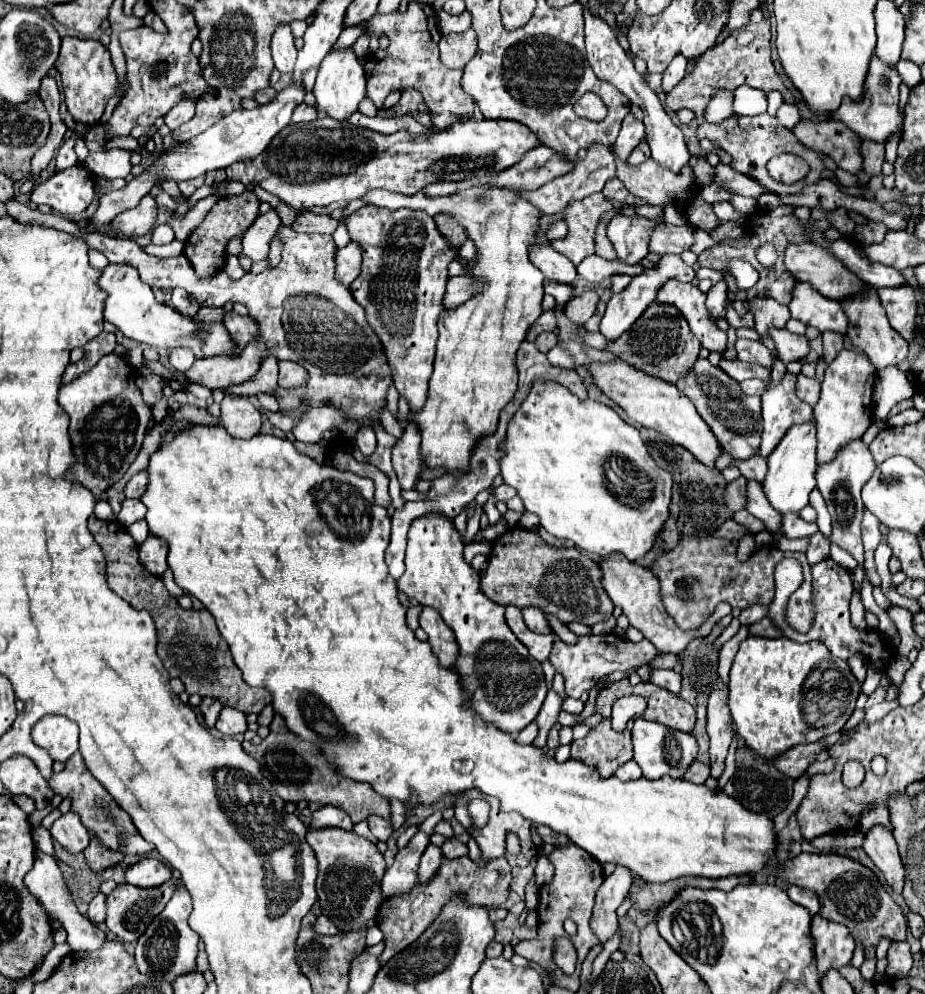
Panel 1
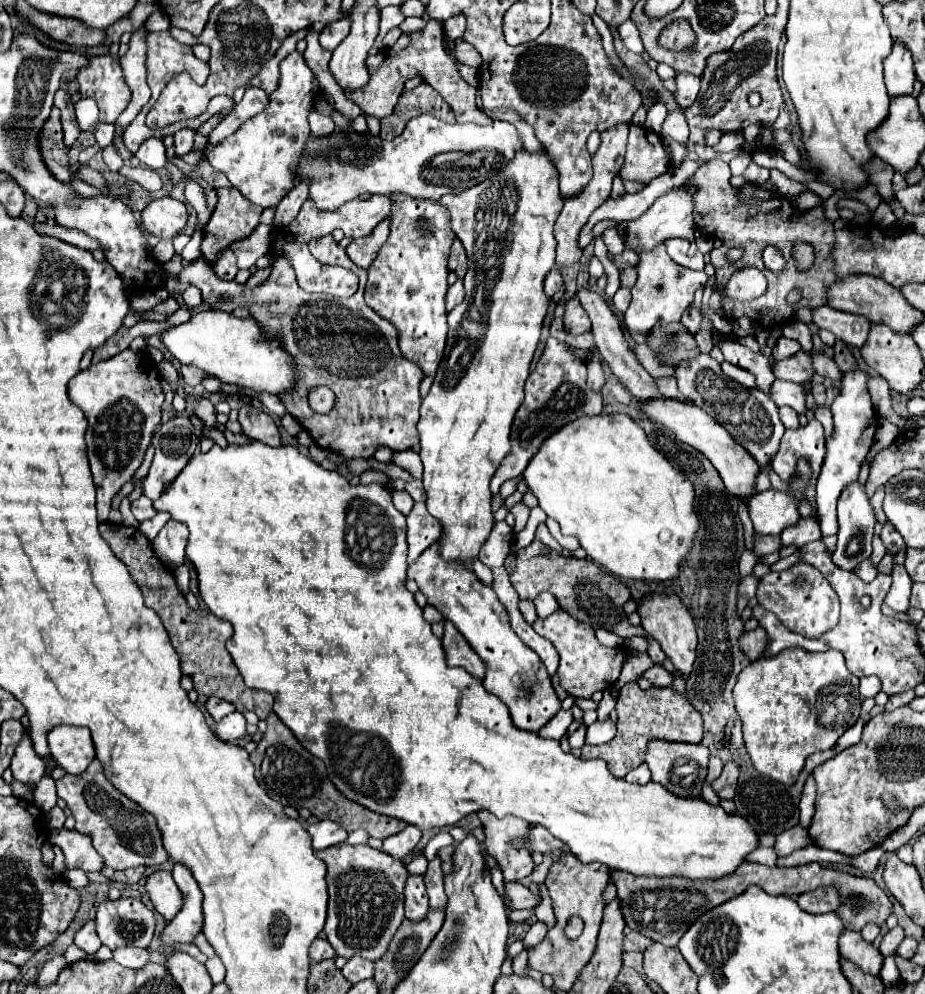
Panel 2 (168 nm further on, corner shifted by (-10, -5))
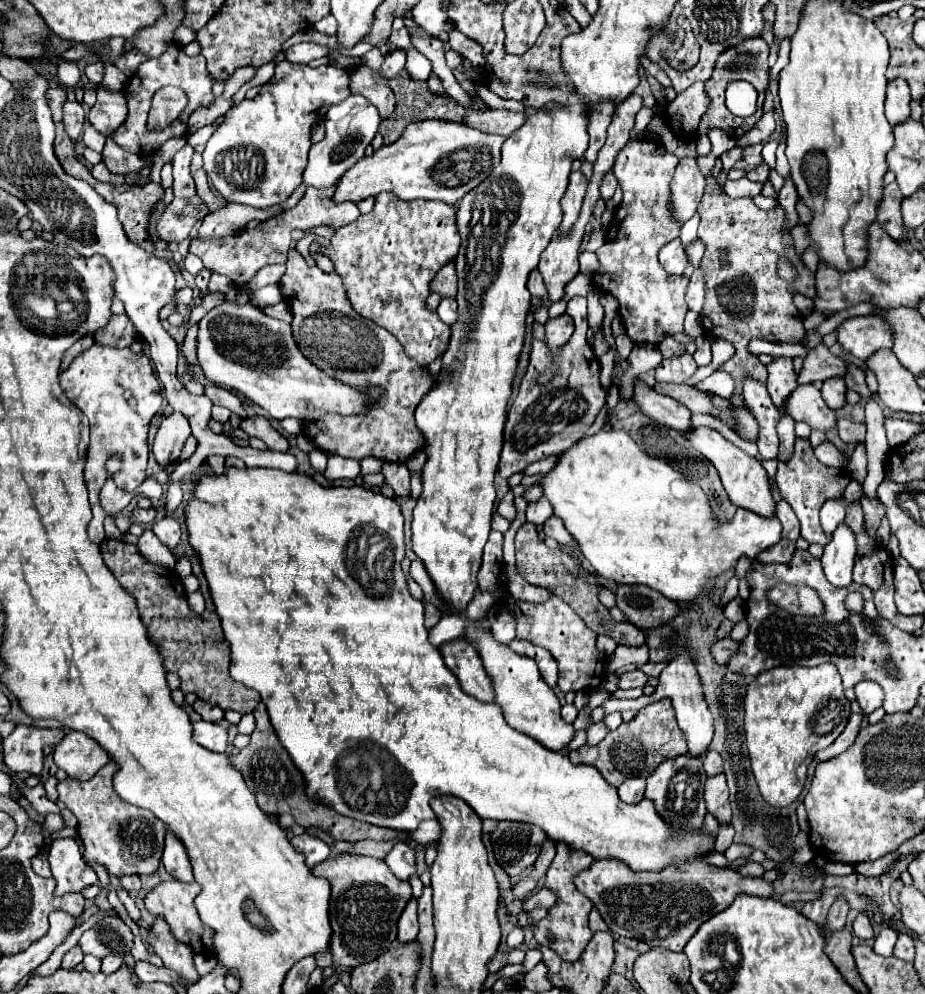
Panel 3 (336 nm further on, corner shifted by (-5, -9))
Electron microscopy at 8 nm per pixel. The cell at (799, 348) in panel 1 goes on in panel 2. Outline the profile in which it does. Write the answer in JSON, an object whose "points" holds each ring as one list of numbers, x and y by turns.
{"points":[[812,349,812,351,810,351,810,355,812,355,814,371,816,371,818,375,822,375,822,377,826,377,826,379,832,379,832,381,836,381,836,379,840,379,840,377,842,377,840,369,836,367,836,363,834,363,826,353]]}

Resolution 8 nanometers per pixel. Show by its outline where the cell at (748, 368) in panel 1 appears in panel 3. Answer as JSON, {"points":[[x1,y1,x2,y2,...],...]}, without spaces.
{"points":[[715,371,715,373,709,375,705,381,701,381,695,389,701,391,701,393,711,393,711,395,729,399,729,397,733,395,733,387,735,387,735,381,731,379,729,373,725,373,725,371]]}

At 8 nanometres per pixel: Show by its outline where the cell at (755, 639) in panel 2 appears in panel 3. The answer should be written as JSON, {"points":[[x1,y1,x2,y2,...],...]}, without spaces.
{"points":[[727,637,727,639,719,639,719,641,715,641,715,643,711,645,711,655,713,655,713,659,715,659,717,663,725,665,725,663,729,661,729,657,737,651,737,647,739,647,739,643,731,641,729,637]]}

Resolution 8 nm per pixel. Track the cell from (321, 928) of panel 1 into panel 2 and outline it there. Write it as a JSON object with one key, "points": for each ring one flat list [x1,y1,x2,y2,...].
{"points":[[316,937,314,943,312,943,312,947,310,947,310,959,312,959,312,963,322,961,322,959,330,959,332,955,336,955,336,953,332,951,332,945,328,943,328,939]]}

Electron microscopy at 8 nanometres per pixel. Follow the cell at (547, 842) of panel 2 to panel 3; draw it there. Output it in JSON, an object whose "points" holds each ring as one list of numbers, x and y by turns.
{"points":[[497,823,491,831,495,859,509,877,517,877,535,863,545,837,547,835,543,835,539,827,523,823]]}

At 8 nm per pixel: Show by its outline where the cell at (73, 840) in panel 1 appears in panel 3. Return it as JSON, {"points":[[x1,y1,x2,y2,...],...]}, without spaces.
{"points":[[55,839,51,849,49,849,49,865,51,865,51,873,55,879,55,895,65,895,65,893,81,893,85,887,91,887,97,883,97,875,95,871,83,861,81,857,81,849,77,845,77,841,73,839]]}

